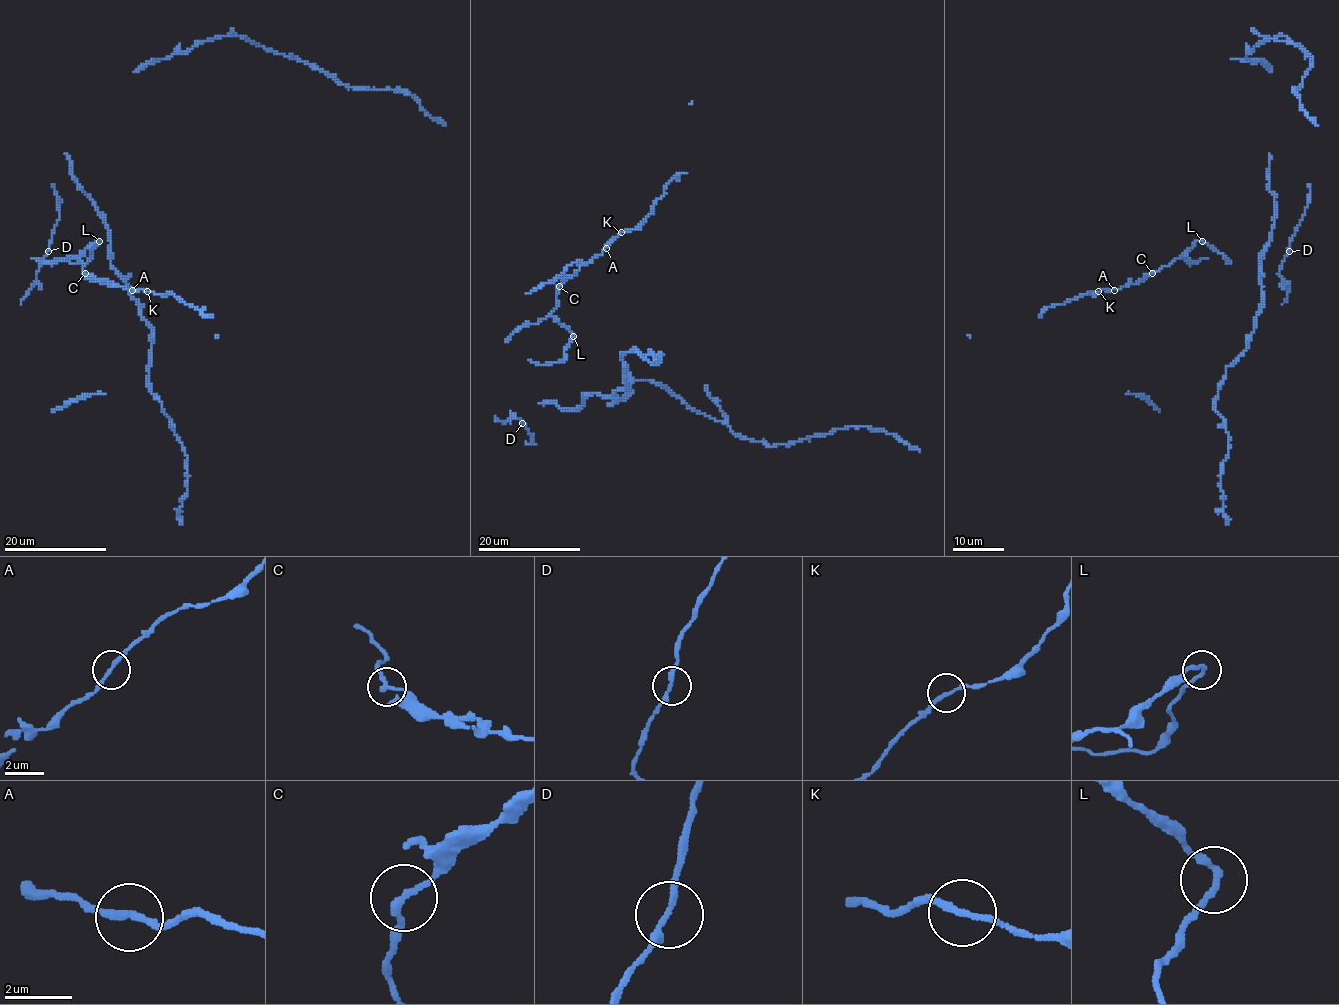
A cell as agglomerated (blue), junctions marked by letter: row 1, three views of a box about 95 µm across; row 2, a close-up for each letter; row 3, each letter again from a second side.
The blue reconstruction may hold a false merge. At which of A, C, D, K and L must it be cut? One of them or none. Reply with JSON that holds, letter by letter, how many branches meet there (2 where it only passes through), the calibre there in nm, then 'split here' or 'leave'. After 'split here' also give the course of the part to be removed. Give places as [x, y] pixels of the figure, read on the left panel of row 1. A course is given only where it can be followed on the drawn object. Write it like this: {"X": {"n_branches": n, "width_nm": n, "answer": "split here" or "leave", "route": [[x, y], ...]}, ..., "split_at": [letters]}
{"A": {"n_branches": 2, "width_nm": 190, "answer": "leave"}, "C": {"n_branches": 2, "width_nm": 200, "answer": "leave"}, "D": {"n_branches": 2, "width_nm": 190, "answer": "leave"}, "K": {"n_branches": 2, "width_nm": 180, "answer": "leave"}, "L": {"n_branches": 2, "width_nm": 190, "answer": "split here", "route": [[100, 241], [85, 263], [55, 259]]}, "split_at": ["L"]}

